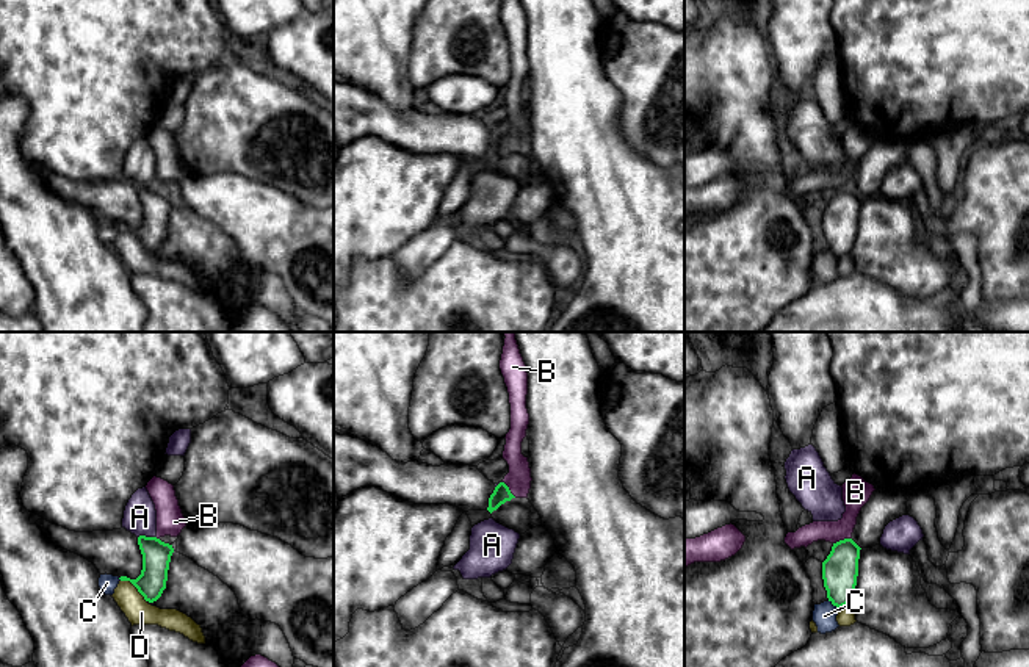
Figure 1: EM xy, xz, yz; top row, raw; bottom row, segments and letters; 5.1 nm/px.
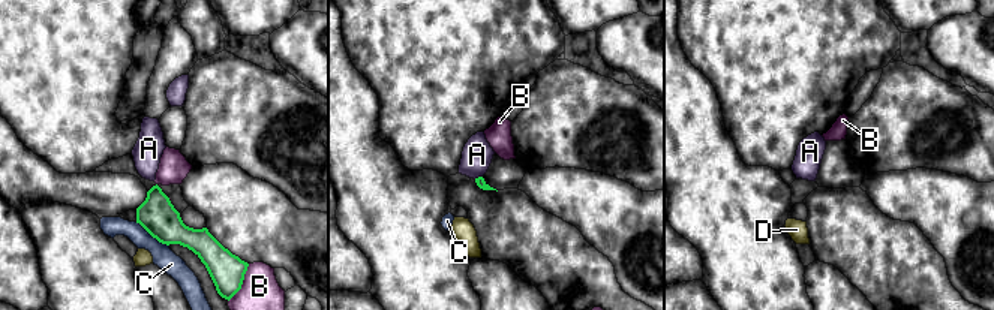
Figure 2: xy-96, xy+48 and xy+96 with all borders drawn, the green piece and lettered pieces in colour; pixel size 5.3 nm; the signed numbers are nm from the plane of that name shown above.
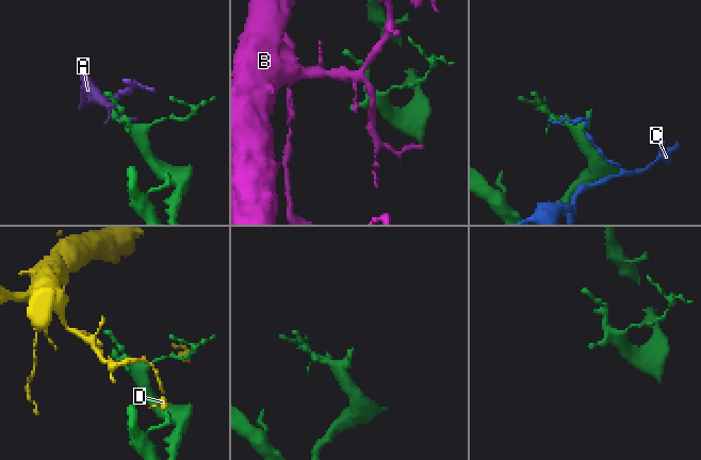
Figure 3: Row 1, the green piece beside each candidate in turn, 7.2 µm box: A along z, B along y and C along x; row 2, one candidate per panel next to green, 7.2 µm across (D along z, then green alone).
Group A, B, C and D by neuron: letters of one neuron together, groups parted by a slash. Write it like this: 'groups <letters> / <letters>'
groups A / B / C / D

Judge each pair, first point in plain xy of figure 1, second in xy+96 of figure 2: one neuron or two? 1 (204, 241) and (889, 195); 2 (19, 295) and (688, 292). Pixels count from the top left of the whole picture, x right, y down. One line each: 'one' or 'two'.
1: two
2: two

